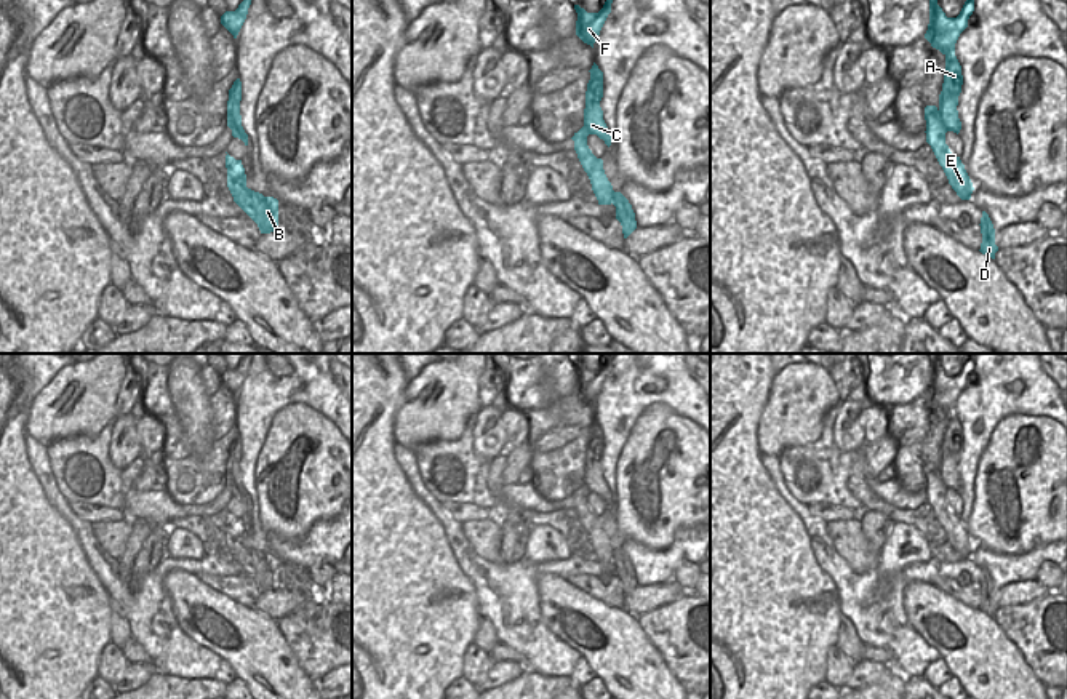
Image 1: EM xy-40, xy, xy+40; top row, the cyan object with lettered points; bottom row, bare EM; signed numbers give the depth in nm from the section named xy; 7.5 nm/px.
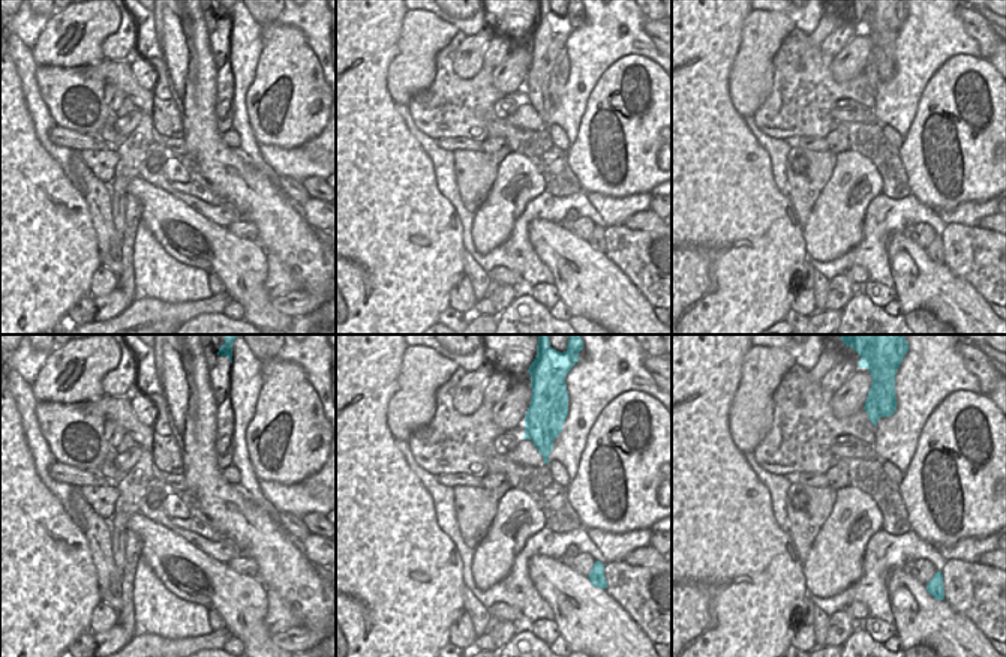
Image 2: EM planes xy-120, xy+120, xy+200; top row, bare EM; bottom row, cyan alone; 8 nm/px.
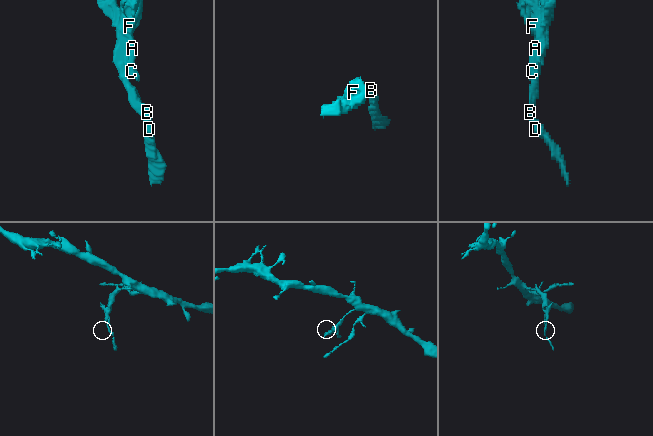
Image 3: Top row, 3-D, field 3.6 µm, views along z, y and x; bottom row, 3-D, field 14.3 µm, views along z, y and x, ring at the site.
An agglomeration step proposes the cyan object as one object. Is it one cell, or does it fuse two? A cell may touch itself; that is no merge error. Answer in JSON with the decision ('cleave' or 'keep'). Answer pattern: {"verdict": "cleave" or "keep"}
{"verdict": "keep"}

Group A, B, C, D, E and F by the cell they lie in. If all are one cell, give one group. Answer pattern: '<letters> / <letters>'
A B C D E F

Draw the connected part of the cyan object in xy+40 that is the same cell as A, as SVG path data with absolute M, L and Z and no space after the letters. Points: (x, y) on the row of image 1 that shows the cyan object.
M929 0L929 24L925 38L933 48L945 56L945 72L939 106L925 107L926 142L931 146L939 165L942 166L949 184L961 200L969 200L974 190L973 182L961 163L945 144L945 133L960 133L958 96L961 93L961 66L955 56L955 43L960 34L968 27L968 19L974 11L974 0L966 0L957 18L947 18L937 0Z

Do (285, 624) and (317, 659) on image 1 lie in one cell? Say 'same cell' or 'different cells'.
same cell

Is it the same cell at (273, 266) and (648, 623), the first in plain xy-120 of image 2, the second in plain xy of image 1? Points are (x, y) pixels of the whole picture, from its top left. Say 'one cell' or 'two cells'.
one cell

